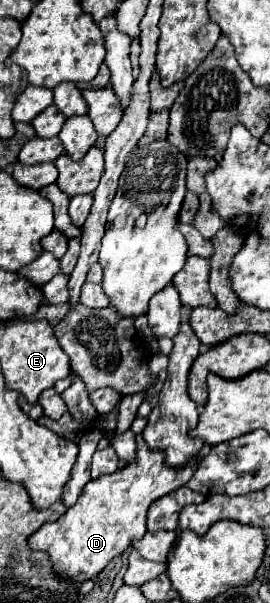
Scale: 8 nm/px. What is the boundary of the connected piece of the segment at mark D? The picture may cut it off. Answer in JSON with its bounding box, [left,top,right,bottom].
[28,436,198,584]

